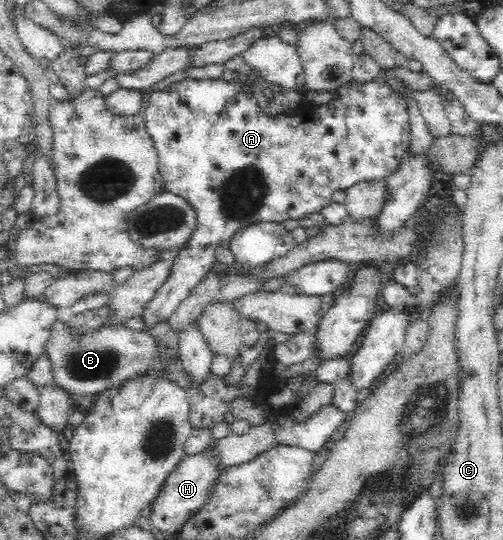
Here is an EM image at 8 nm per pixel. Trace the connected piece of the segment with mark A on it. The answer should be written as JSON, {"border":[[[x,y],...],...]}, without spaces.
{"border":[[[223,77],[216,79],[195,79],[186,78],[184,80],[171,83],[164,90],[152,91],[148,99],[148,106],[142,110],[145,115],[145,126],[147,132],[151,135],[154,147],[158,154],[158,169],[165,183],[165,190],[171,191],[194,206],[196,210],[198,225],[192,232],[190,239],[183,245],[173,261],[173,268],[168,279],[164,281],[163,286],[155,293],[155,296],[148,301],[146,307],[142,311],[144,317],[144,325],[146,332],[158,325],[158,322],[167,320],[174,310],[188,297],[188,291],[194,289],[200,283],[208,271],[212,269],[212,265],[217,261],[215,253],[222,245],[227,245],[227,242],[232,239],[232,235],[242,227],[250,225],[250,223],[274,222],[280,223],[289,219],[302,219],[311,214],[321,212],[326,205],[332,201],[332,193],[334,191],[346,191],[348,187],[360,181],[368,181],[370,179],[385,179],[393,171],[396,171],[404,153],[409,151],[409,113],[407,112],[407,102],[400,93],[398,93],[386,79],[378,77],[366,83],[360,83],[352,79],[350,83],[344,84],[333,92],[333,98],[321,105],[303,104],[297,110],[289,113],[282,113],[276,116],[269,116],[258,106],[258,101],[254,98],[252,91],[248,85],[238,83],[238,81],[225,81]]]}

